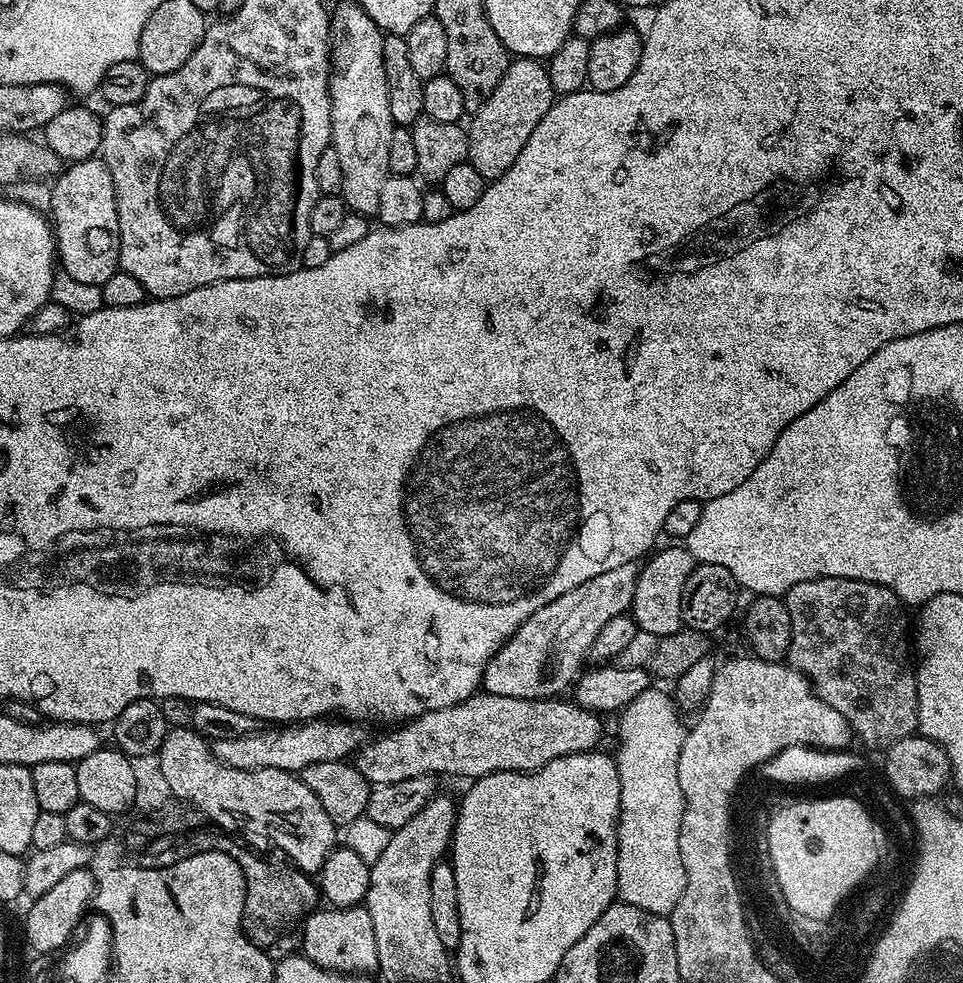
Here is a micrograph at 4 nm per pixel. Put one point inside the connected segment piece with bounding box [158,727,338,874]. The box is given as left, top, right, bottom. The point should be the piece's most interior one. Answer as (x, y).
(276, 804)

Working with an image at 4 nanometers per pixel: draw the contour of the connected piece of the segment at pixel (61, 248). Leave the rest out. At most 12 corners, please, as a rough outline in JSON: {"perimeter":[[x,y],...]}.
{"perimeter":[[100,158],[55,177],[59,267],[104,285],[120,267],[114,178]]}

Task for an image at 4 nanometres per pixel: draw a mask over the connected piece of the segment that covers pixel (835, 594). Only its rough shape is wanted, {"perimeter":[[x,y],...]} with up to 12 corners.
{"perimeter":[[798,582],[791,667],[859,739],[918,728],[910,616],[886,586]]}

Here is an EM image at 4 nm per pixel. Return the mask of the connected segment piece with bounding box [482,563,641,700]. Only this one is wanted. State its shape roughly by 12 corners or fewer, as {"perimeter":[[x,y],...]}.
{"perimeter":[[639,563],[516,624],[483,691],[567,693],[602,626],[631,609]]}

